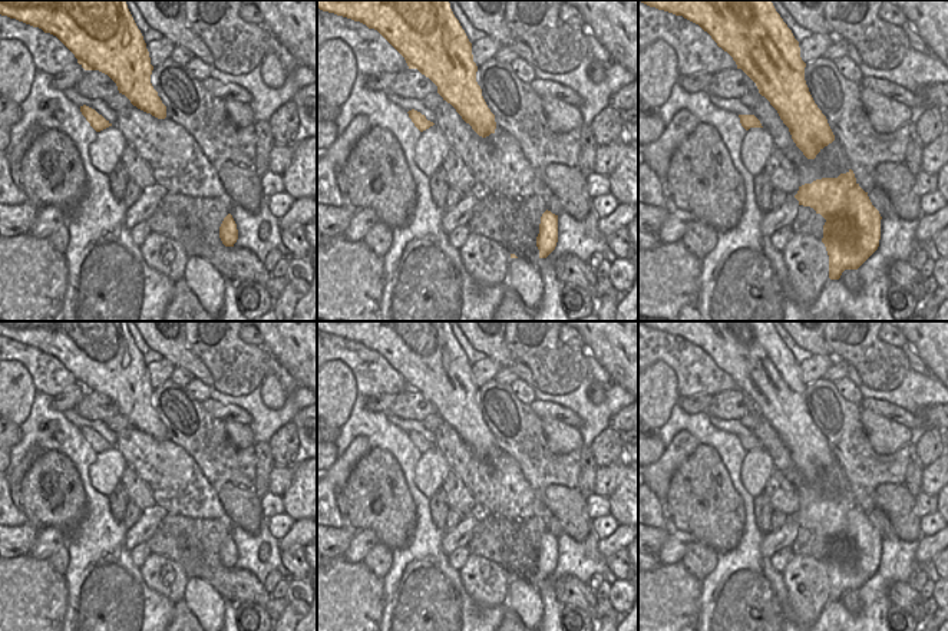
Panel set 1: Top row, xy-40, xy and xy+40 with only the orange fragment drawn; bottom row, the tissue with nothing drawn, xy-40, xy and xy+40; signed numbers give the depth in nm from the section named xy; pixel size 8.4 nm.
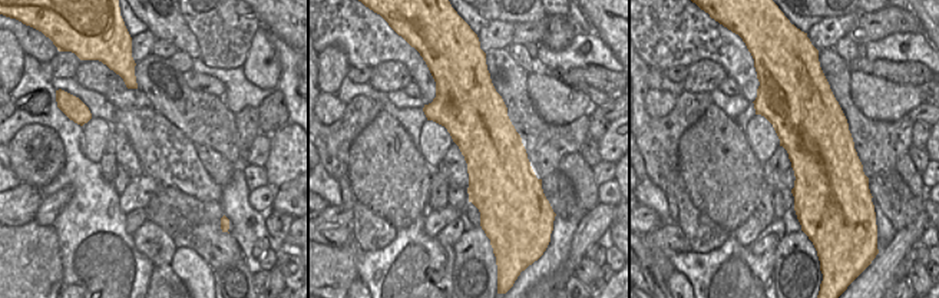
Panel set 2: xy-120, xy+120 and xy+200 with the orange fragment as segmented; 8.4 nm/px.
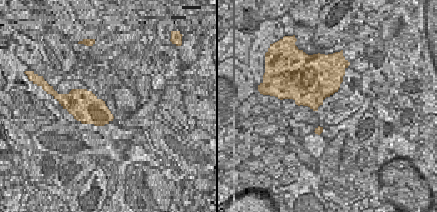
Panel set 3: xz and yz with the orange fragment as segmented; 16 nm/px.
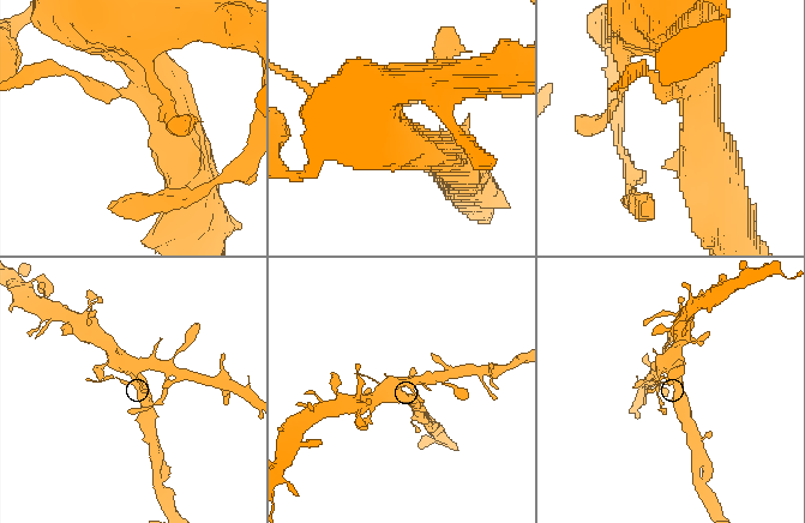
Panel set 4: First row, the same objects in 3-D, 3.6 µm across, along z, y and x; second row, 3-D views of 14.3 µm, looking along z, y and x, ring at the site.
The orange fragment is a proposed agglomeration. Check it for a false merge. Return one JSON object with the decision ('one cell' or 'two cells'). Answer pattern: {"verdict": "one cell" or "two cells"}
{"verdict": "two cells"}

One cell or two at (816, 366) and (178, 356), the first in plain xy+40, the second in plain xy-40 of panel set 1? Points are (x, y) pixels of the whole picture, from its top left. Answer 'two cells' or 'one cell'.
two cells

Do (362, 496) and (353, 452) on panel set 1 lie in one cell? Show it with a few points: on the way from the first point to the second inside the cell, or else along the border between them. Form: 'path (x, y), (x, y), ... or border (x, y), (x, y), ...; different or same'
border (370, 448), (353, 468), (342, 489); different

